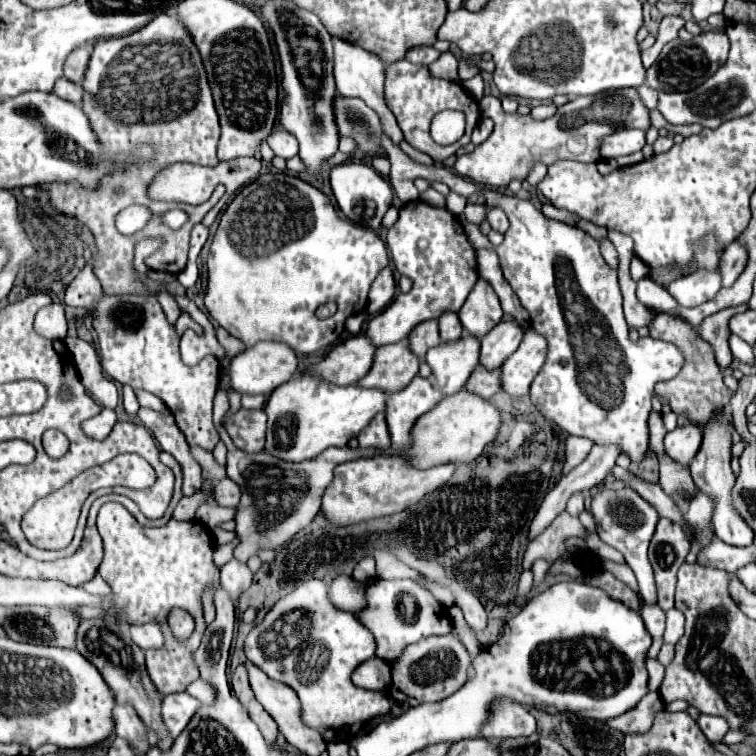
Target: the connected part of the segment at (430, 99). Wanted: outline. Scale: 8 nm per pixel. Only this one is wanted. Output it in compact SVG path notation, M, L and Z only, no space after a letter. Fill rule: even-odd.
M400 60L400 62L394 62L394 64L386 66L386 70L384 70L384 98L386 98L388 108L394 112L396 120L398 120L398 126L404 132L404 140L410 146L414 146L416 150L428 154L434 162L446 160L448 156L456 154L456 150L460 146L468 144L470 134L472 134L476 122L480 120L478 102L472 96L468 96L468 92L458 82L434 78L426 66L410 64L408 60ZM442 110L460 110L460 112L466 114L466 132L460 140L456 140L450 146L436 144L430 136L430 122L432 122L434 114L438 114Z

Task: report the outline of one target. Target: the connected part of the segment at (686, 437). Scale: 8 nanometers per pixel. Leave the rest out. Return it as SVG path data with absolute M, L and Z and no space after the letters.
M688 422L686 426L678 426L676 430L668 432L664 438L666 452L682 464L690 464L700 444L702 444L702 430L698 424L692 422Z

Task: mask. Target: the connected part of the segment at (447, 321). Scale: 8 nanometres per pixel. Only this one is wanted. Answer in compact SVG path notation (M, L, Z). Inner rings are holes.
M442 312L440 318L438 318L438 326L440 326L440 336L442 340L458 340L462 338L462 324L458 320L458 314L456 312Z

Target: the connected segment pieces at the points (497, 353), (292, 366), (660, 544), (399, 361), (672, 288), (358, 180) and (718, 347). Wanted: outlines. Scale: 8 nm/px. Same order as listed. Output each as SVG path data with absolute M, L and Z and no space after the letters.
M500 322L488 336L482 338L480 350L480 364L486 370L500 368L502 362L516 352L518 344L522 342L522 330L516 322Z
M260 342L232 360L230 380L234 390L238 390L240 394L270 394L274 388L288 382L296 374L296 366L298 366L298 358L294 350L288 348L288 344Z
M660 518L648 548L648 560L654 568L658 586L658 606L666 612L674 606L676 572L690 552L690 542L680 524Z
M408 340L386 344L376 350L370 372L358 380L364 388L378 388L388 394L400 392L416 374L420 360L410 352Z
M692 272L668 286L668 292L682 308L700 306L720 290L720 272Z
M344 162L340 166L334 166L330 172L330 184L332 192L336 196L336 202L340 210L356 224L366 226L366 228L380 228L382 218L386 210L392 204L394 192L392 186L388 184L386 178L382 178L372 166L362 164L362 162Z
M740 304L740 306L732 306L732 308L724 308L708 318L704 318L704 322L698 326L698 332L704 340L708 340L714 346L716 352L716 362L720 362L720 368L730 366L732 362L732 352L728 346L728 338L730 338L730 328L728 328L728 320L738 314L738 312L746 312L748 306Z

